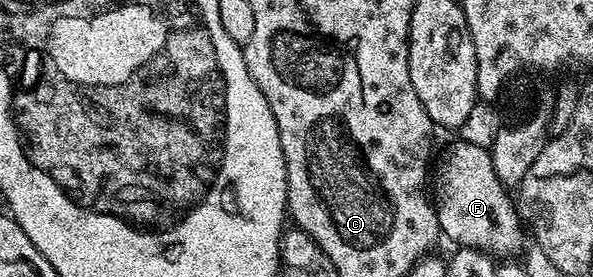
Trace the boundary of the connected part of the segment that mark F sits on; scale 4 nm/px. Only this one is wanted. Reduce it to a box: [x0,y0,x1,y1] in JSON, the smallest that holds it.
[432,139,524,259]

